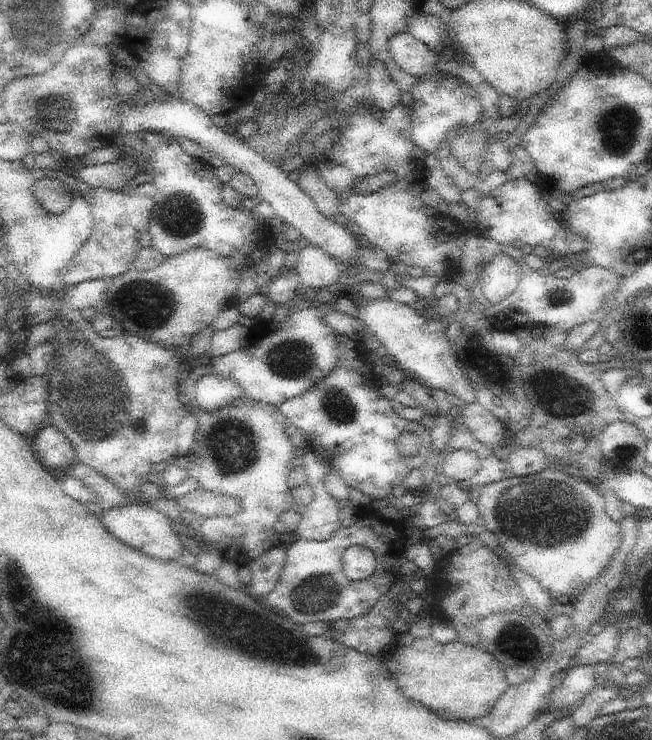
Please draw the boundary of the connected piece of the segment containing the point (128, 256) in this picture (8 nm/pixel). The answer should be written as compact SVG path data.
M79 180L76 188L92 205L95 225L84 246L62 272L62 280L68 287L89 280L105 279L109 281L130 270L135 264L137 252L141 247L140 236L149 230L155 205L154 196L141 195L136 187L132 189L128 186L124 189L94 188Z

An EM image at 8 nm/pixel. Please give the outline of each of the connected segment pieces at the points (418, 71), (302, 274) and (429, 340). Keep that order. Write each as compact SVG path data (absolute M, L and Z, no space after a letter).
M409 31L395 34L389 42L390 54L395 63L407 73L424 78L436 71L438 52L430 50L423 42L420 42Z
M314 246L298 249L294 269L301 280L301 286L307 290L318 290L334 284L342 271L338 260Z
M356 296L358 302L353 302L358 312L357 318L365 324L366 331L372 333L389 354L400 364L416 374L428 388L442 389L454 393L467 403L476 402L476 392L471 380L467 378L461 362L457 359L452 345L446 340L446 324L438 320L428 322L420 316L411 305L390 299L366 299Z

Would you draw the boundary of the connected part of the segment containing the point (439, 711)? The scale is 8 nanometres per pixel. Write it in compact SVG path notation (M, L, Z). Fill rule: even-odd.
M430 635L426 638L414 639L410 646L402 646L402 652L404 652L404 676L402 670L393 674L398 686L406 698L421 702L443 719L463 720L468 723L486 722L494 703L510 686L502 667L487 650L466 644L464 641L440 644Z

